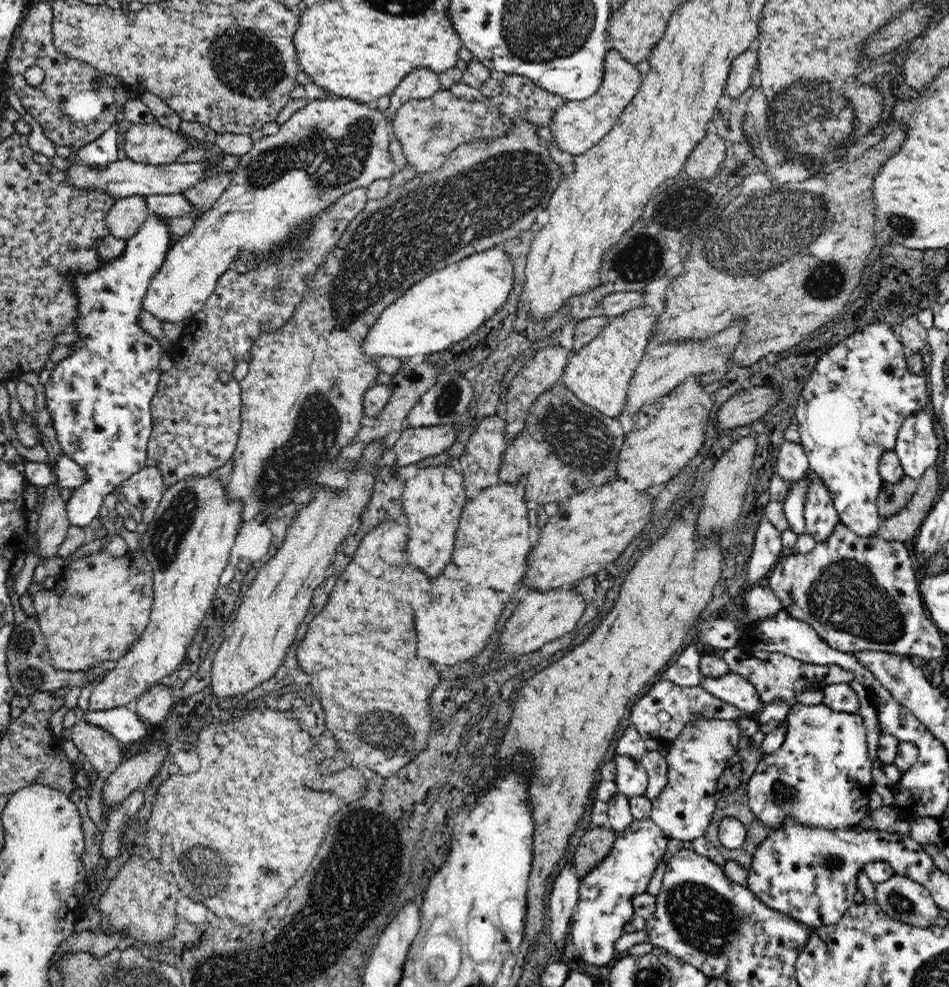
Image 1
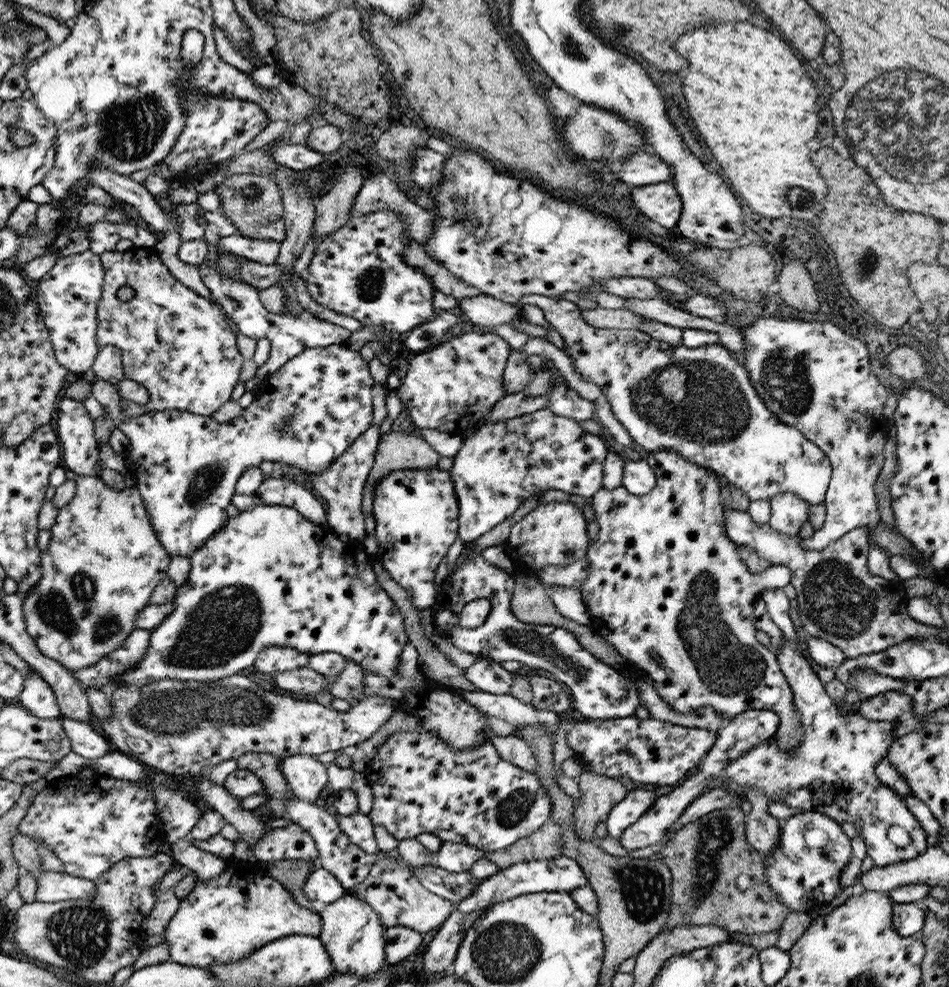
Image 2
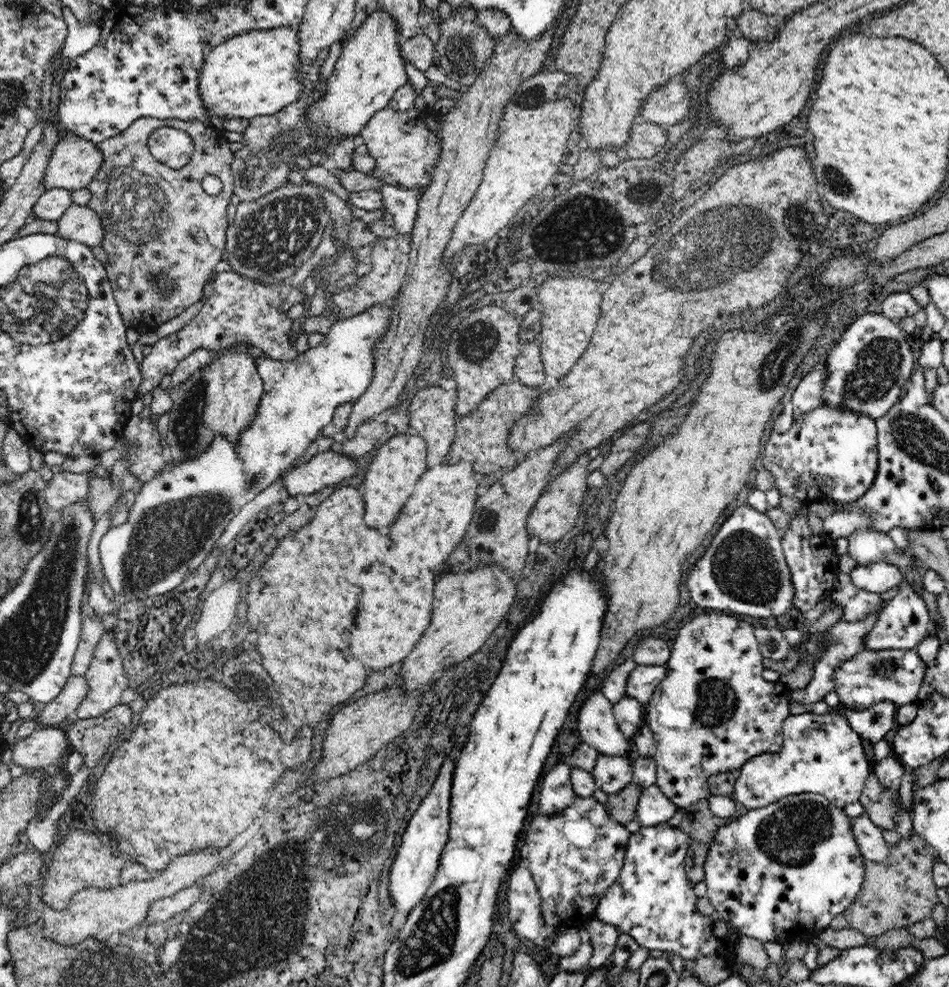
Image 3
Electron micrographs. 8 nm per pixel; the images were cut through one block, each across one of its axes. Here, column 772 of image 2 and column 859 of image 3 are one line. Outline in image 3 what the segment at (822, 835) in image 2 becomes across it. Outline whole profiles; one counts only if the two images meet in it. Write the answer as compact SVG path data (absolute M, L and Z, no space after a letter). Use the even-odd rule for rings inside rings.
M816 793L793 794L768 806L750 809L746 814L730 821L716 830L713 844L708 848L706 862L704 862L704 881L706 881L706 896L715 908L715 915L730 922L737 928L739 935L746 935L756 940L779 942L788 945L792 942L810 941L814 936L818 937L821 931L830 927L830 922L838 915L842 915L856 900L856 894L860 892L860 886L864 882L864 862L866 859L860 852L856 838L852 832L851 818L844 813L844 809L834 806L824 795Z

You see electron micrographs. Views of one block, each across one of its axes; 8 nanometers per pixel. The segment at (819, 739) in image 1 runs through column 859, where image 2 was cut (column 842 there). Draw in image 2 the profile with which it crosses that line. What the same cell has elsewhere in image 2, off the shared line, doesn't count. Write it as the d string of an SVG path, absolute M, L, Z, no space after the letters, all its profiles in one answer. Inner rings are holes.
M784 638L784 646L776 654L779 668L790 686L794 708L802 722L802 741L796 745L794 751L788 751L788 749L778 747L776 734L770 735L770 739L760 741L746 753L738 755L734 761L730 761L730 765L724 769L722 777L744 793L750 790L760 790L766 794L769 801L774 798L774 803L784 802L784 806L800 808L802 813L812 811L825 814L839 823L854 824L866 844L868 856L874 860L874 866L878 866L878 868L913 860L920 854L924 854L929 847L928 836L922 823L914 817L895 790L886 786L876 777L876 764L888 756L892 742L897 739L894 735L894 728L900 719L878 721L864 718L858 712L842 715L838 712L836 705L832 703L823 682L810 664L810 660L808 661L802 653L799 642L792 644L788 638ZM894 826L906 830L906 834L910 835L910 844L896 846L894 842L890 841L888 830Z

